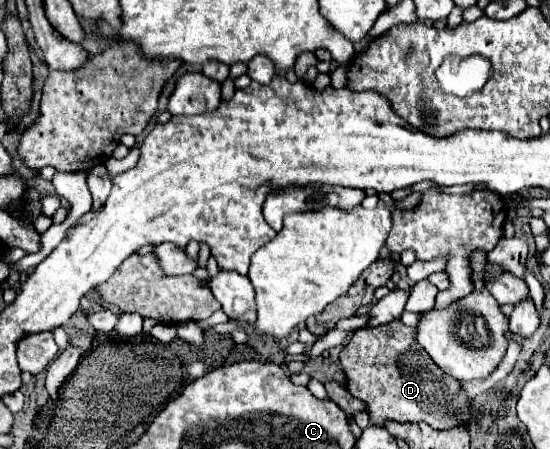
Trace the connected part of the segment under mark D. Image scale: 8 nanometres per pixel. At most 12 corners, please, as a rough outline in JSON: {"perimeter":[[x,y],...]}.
{"perimeter":[[397,321],[339,353],[371,423],[467,423],[459,381]]}

